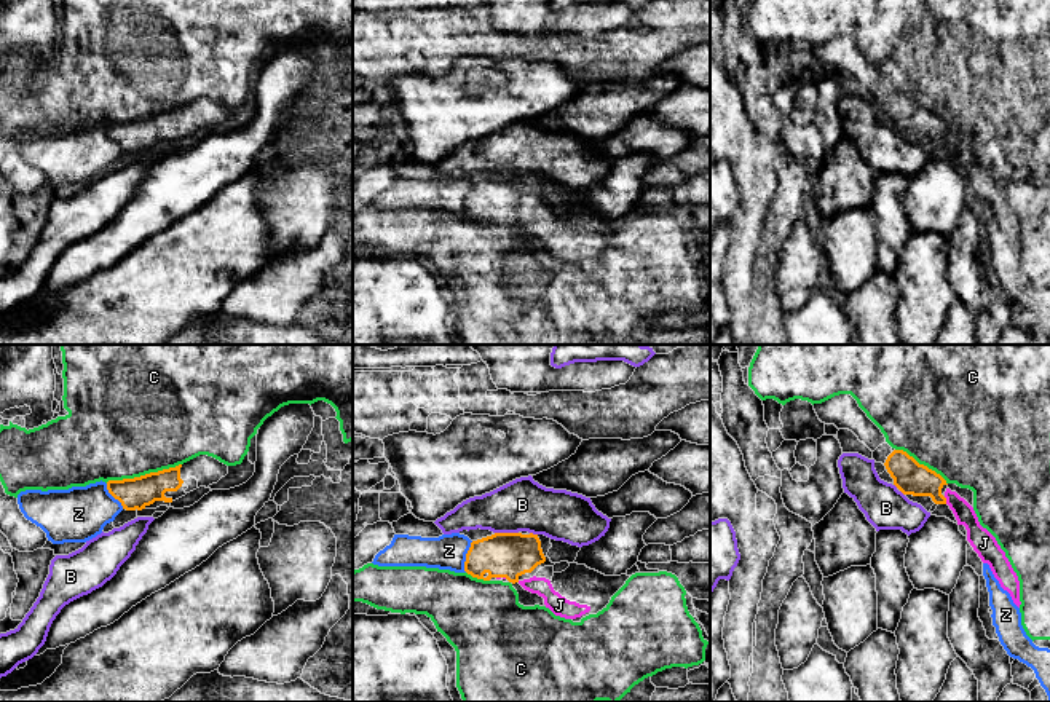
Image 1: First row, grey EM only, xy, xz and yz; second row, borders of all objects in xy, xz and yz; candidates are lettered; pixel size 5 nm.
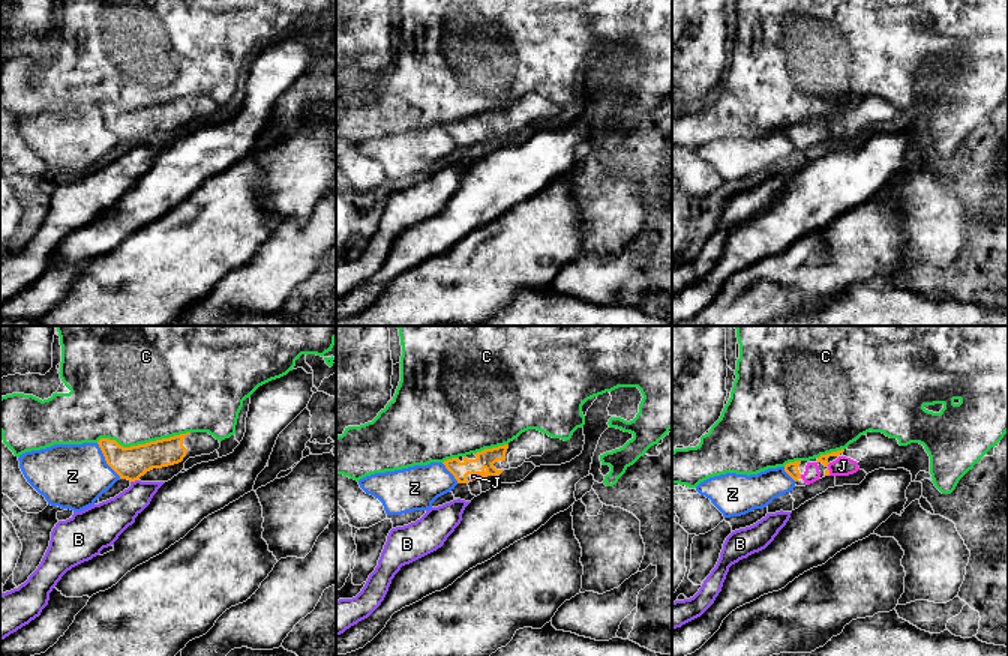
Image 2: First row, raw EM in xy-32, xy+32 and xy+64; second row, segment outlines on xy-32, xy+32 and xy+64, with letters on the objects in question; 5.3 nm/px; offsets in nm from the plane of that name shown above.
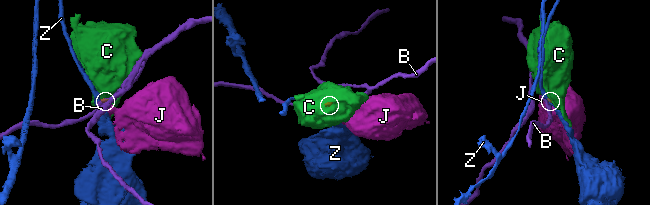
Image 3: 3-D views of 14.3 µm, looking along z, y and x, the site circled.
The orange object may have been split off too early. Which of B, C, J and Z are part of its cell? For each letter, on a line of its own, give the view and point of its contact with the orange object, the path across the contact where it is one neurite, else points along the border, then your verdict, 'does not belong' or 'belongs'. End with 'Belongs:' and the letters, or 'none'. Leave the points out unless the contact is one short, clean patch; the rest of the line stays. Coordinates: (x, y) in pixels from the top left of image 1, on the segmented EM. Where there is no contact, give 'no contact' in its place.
B: meets orange in xz at (506, 533); border along xz (495, 532), (517, 533); does not belong
C: meets orange in xy at (142, 476); does not belong
J: meets orange in yz at (945, 500); runs through yz (910, 477), (924, 482), (945, 500), (969, 519), (978, 536); belongs
Z: meets orange in xz at (466, 557); border along xz (473, 541), (466, 554), (465, 571); does not belong
Belongs: J

